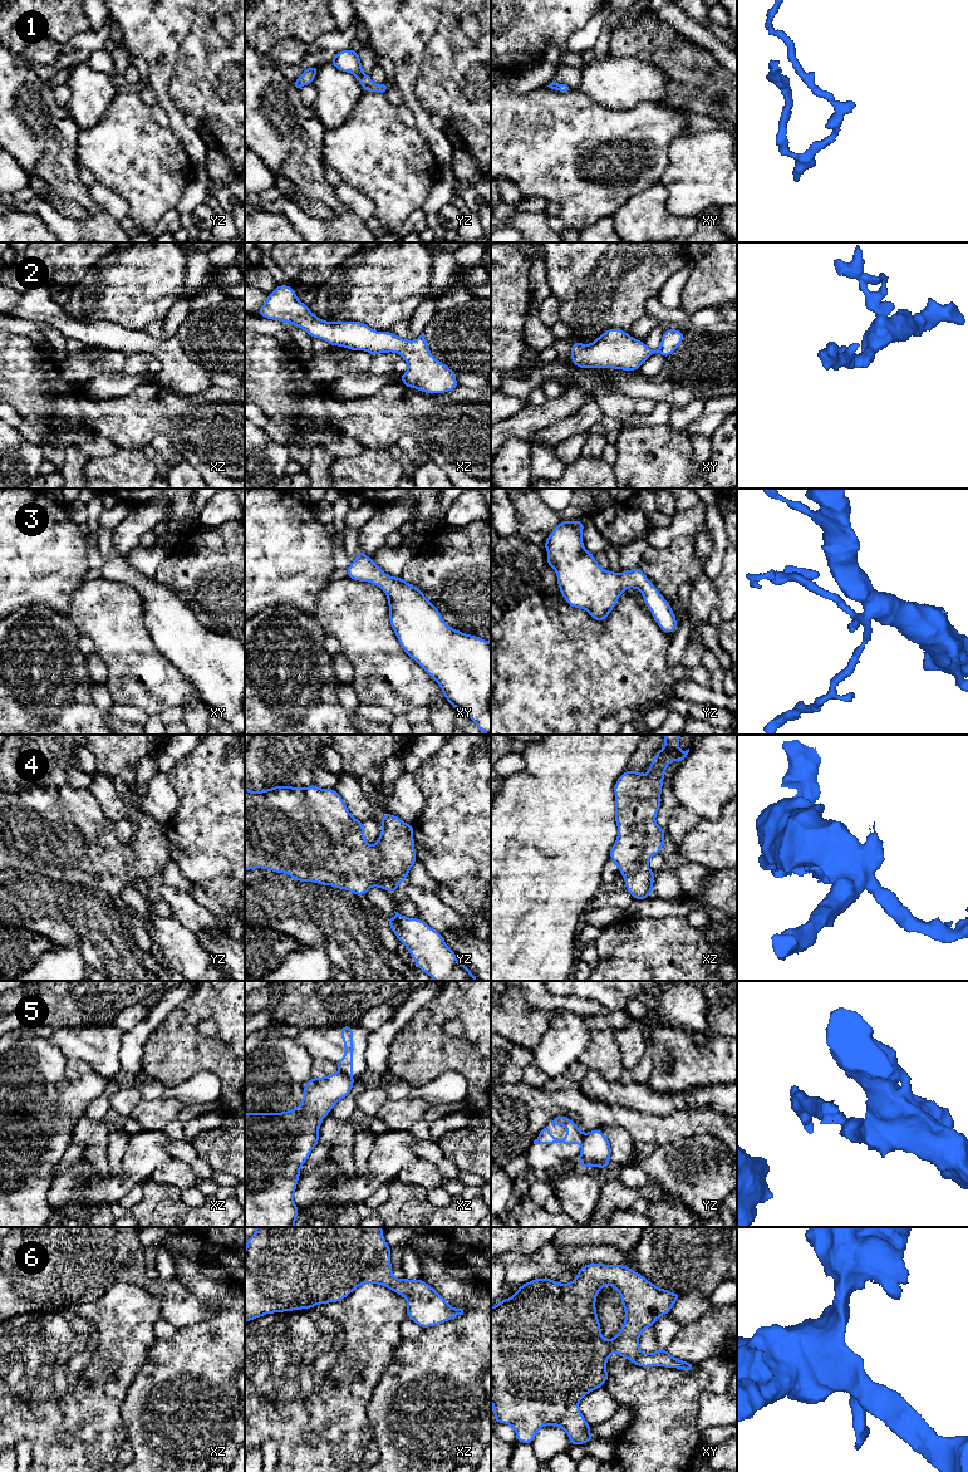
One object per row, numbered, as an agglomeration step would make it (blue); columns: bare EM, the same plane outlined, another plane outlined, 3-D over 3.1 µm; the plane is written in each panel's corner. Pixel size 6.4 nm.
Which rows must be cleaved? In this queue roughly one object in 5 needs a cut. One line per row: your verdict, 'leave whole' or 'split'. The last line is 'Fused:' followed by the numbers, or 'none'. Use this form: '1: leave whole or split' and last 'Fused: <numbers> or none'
1: leave whole
2: leave whole
3: leave whole
4: leave whole
5: split
6: leave whole
Fused: 5

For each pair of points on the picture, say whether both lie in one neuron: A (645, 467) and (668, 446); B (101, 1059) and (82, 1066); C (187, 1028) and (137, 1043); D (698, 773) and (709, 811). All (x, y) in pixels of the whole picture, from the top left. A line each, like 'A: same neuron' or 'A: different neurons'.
A: same neuron
B: different neurons
C: different neurons
D: same neuron

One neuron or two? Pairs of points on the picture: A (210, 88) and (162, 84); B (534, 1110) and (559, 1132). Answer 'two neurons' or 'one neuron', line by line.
A: two neurons
B: two neurons

